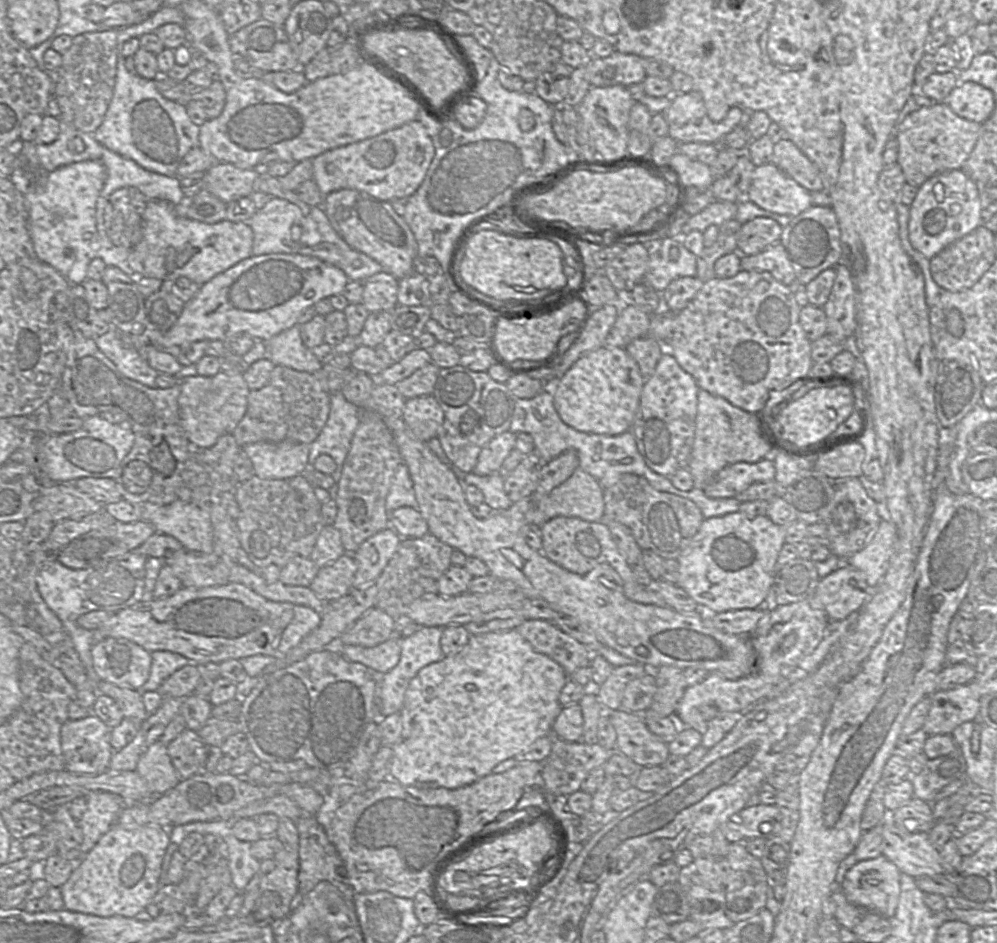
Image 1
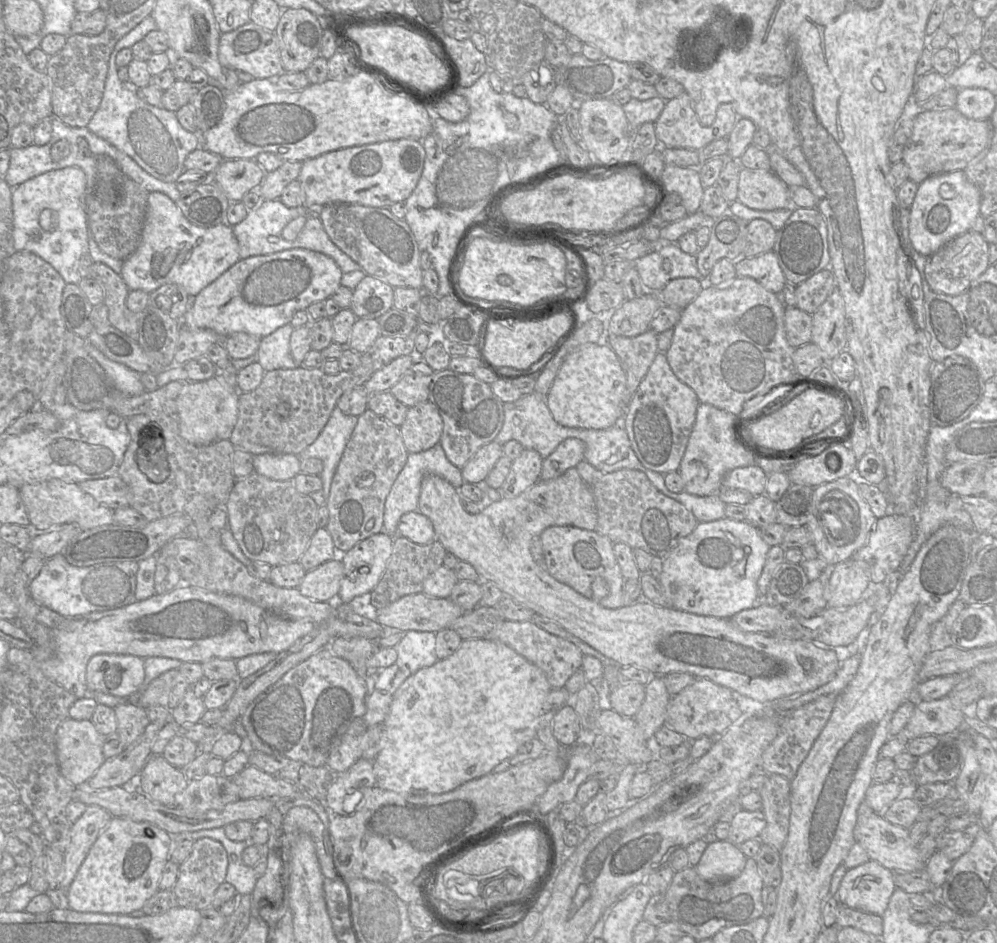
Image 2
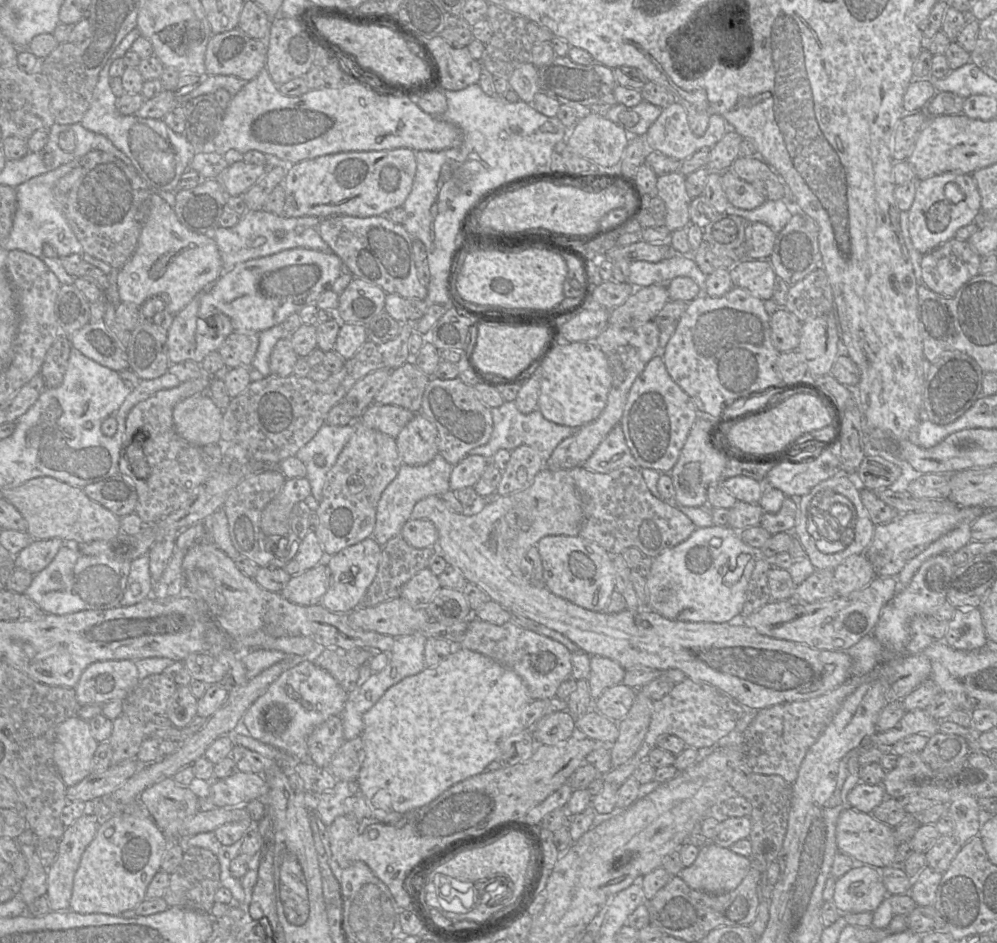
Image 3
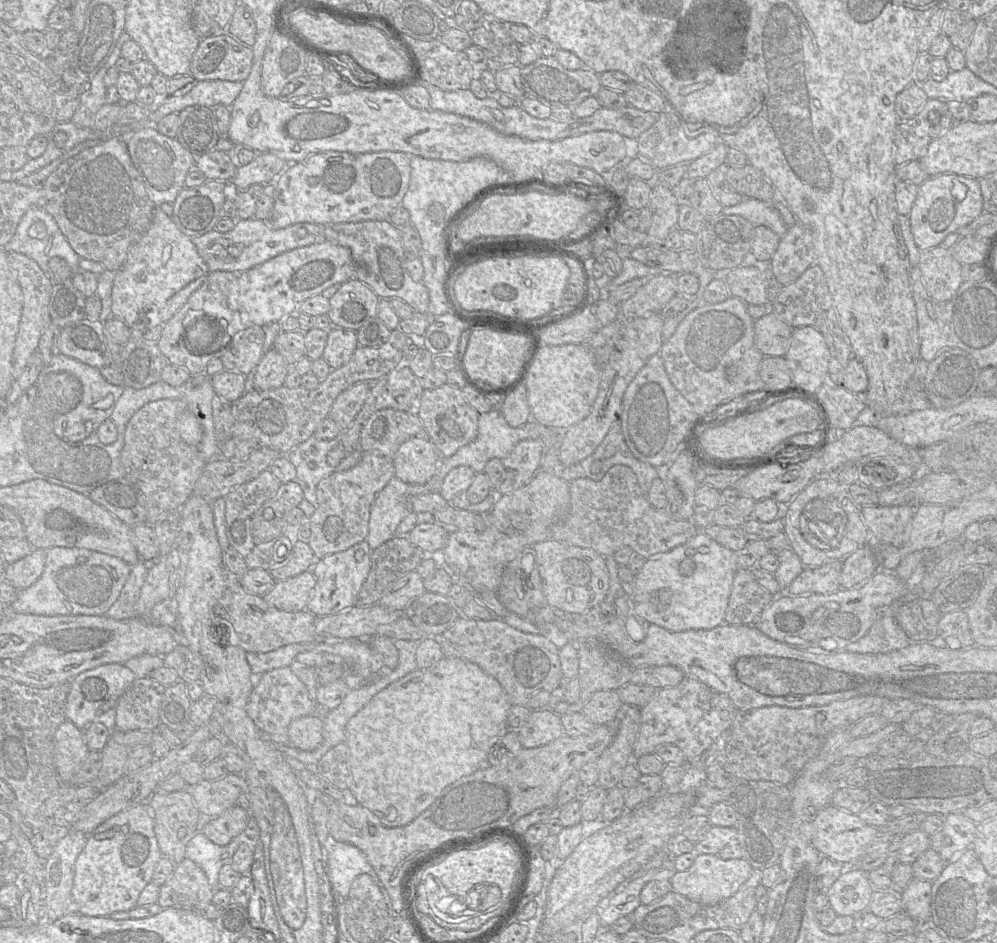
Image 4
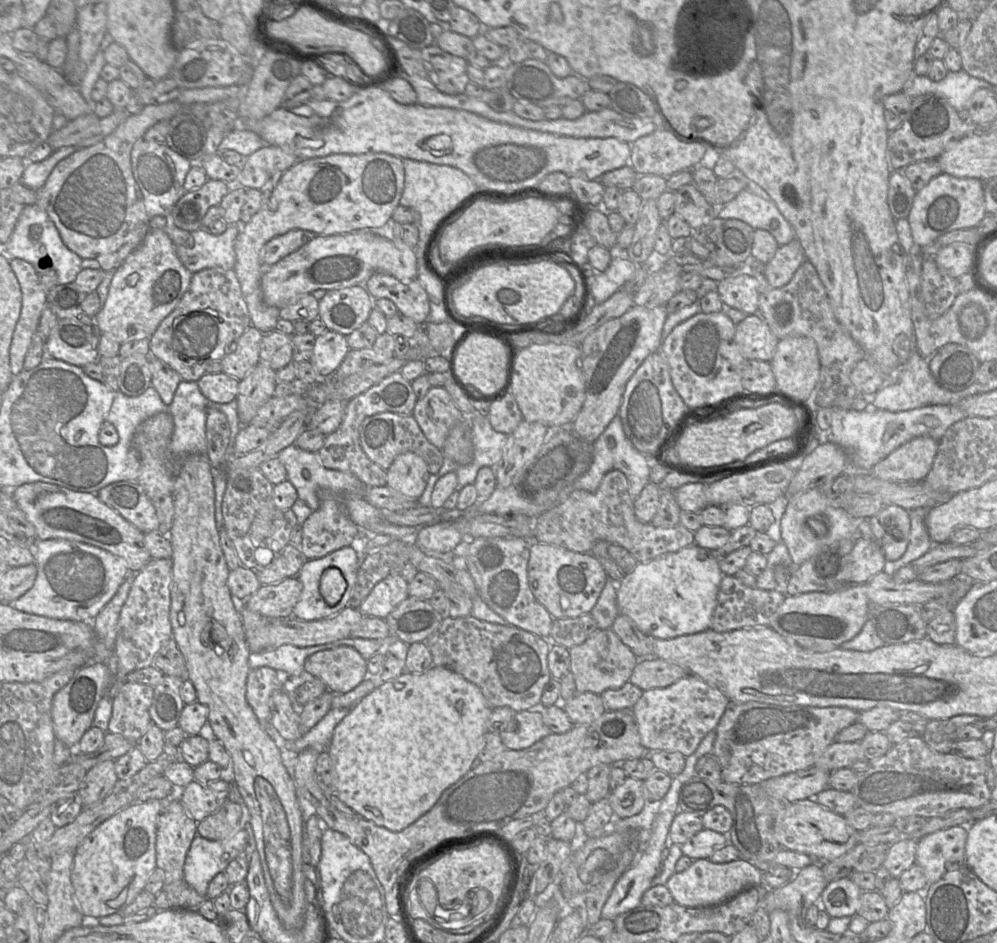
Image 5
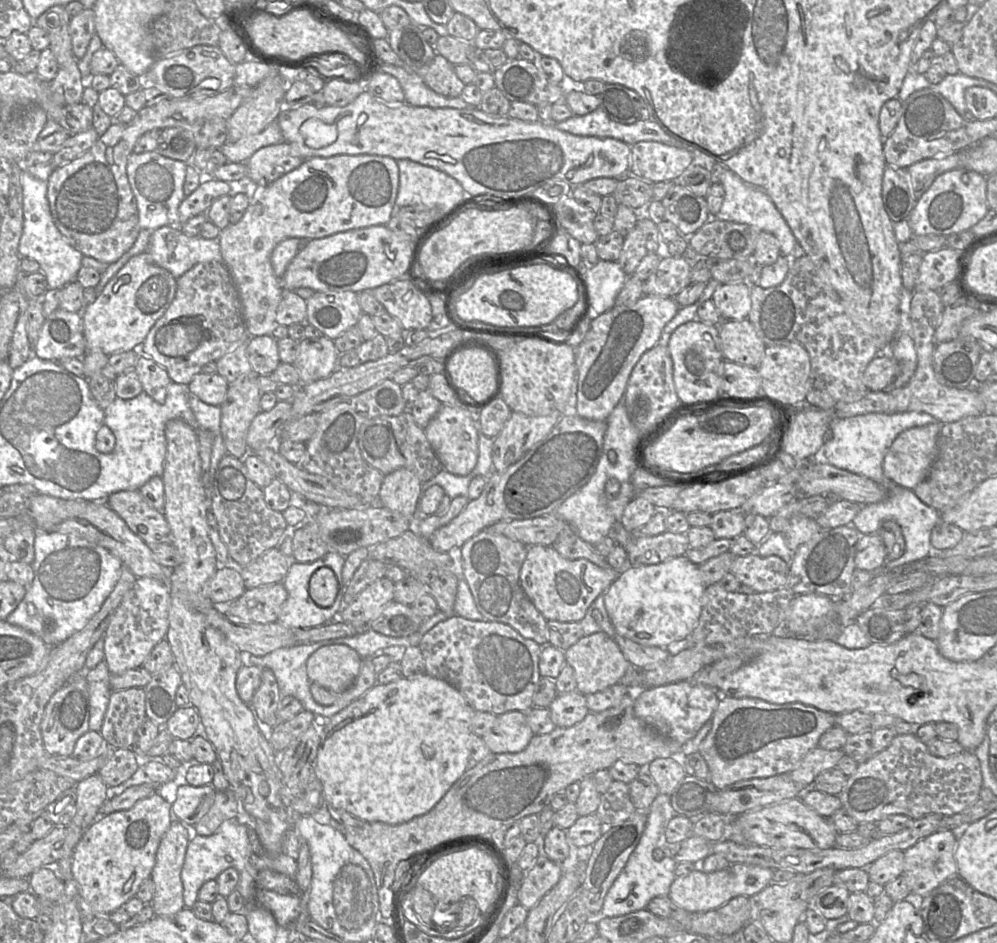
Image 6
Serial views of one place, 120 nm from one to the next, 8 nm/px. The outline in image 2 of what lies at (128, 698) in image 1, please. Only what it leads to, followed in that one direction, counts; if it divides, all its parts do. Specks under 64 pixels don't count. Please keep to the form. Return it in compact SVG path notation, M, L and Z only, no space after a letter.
M128 701L113 709L117 718L116 732L127 747L144 732L150 720L144 708Z

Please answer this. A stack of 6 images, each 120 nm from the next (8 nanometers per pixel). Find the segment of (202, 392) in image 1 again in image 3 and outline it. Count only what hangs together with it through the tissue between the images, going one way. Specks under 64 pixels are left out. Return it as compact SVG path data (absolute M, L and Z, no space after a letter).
M208 393L197 394L179 402L173 410L178 435L195 446L221 442L223 411Z

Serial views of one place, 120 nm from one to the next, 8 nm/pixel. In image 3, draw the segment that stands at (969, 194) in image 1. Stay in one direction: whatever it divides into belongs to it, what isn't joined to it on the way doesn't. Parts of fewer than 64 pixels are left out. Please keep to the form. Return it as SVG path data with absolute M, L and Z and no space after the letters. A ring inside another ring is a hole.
M942 173L919 181L913 203L908 211L909 233L915 249L922 255L955 237L956 232L981 215L981 196L972 174ZM955 183L963 193L959 203L951 203L944 194L945 185Z

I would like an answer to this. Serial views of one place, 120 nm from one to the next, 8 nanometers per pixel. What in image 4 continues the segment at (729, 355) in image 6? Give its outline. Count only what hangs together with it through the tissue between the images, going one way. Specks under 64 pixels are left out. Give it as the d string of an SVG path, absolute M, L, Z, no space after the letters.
M770 312L754 322L754 343L764 357L784 357L793 328Z

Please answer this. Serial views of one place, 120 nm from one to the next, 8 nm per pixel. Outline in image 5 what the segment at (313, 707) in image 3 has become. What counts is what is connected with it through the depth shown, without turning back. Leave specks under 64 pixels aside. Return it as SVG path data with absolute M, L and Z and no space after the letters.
M268 667L250 670L246 681L246 699L265 730L272 725L269 701L276 690L284 689L284 678Z

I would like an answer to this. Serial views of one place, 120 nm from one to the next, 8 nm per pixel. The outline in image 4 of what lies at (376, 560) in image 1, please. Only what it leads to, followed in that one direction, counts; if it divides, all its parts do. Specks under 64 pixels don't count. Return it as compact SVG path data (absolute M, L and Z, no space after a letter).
M364 540L345 551L330 554L323 559L316 560L310 569L316 578L316 585L306 610L316 617L324 617L337 614L354 606L356 596L370 571L372 551L367 541Z

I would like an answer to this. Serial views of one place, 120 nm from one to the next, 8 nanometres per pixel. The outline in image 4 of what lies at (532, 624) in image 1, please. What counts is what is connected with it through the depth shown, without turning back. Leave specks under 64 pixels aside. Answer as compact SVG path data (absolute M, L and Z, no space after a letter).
M459 617L449 629L433 638L440 645L444 658L459 658L476 664L500 683L512 705L521 705L531 711L549 704L551 692L563 677L559 649L553 642L542 635L519 631L502 619L481 620Z

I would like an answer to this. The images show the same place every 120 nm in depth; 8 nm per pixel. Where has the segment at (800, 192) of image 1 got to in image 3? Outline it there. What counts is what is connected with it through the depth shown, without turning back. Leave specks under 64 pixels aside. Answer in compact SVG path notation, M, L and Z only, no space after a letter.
M731 170L721 173L721 182L728 201L737 208L752 210L767 200L752 184L740 179Z

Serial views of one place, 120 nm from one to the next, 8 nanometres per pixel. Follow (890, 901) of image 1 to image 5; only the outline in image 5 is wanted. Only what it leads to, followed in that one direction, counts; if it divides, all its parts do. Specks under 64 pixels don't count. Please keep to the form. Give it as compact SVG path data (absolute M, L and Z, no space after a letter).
M849 877L829 882L819 903L831 918L857 914L862 890Z

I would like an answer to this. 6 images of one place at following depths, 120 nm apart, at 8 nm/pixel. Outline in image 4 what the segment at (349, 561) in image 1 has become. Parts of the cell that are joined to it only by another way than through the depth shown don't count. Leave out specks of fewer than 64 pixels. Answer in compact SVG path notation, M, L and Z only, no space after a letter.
M311 570L297 576L276 582L275 586L263 595L271 606L287 612L306 610L316 578Z

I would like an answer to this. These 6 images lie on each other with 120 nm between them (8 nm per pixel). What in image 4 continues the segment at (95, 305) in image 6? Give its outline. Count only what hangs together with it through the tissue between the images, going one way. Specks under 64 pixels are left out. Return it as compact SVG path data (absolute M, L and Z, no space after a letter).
M159 206L150 227L128 251L112 286L112 317L132 328L142 323L148 311L158 311L163 326L204 282L209 269L199 255L191 237L183 233Z

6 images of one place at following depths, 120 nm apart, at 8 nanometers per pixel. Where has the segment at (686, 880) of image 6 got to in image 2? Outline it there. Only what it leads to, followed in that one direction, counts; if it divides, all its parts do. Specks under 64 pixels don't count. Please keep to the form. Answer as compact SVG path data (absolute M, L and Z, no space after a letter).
M727 840L708 843L700 861L695 865L698 875L709 882L722 882L738 877L747 857L739 846Z

